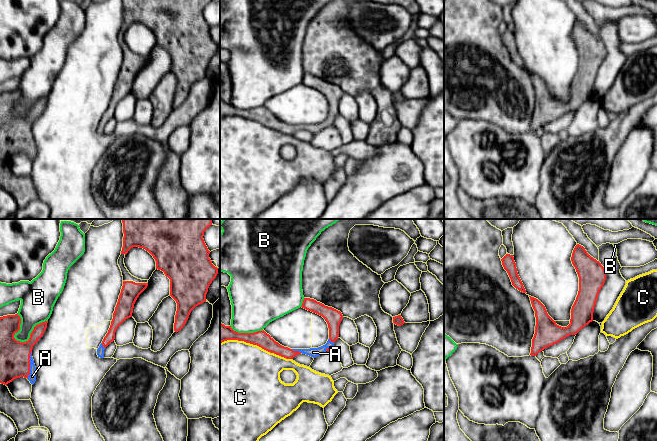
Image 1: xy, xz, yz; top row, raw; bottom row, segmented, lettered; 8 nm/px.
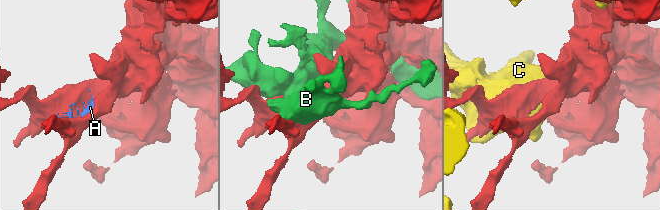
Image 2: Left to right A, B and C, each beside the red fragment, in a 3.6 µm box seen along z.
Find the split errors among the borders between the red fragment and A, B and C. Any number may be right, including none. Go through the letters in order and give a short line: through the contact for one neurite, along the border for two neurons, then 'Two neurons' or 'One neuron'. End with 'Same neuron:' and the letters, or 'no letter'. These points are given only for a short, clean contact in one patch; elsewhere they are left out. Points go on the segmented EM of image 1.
A: One neuron
B: Two neurons
C: Two neurons
Same neuron: A

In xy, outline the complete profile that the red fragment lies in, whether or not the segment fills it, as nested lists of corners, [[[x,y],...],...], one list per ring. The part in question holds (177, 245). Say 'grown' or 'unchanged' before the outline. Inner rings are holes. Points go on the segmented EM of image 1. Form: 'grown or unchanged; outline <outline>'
unchanged; outline [[[123,219],[123,247],[121,254],[127,254],[133,247],[148,251],[156,261],[156,269],[170,279],[170,296],[177,303],[174,331],[180,331],[186,324],[191,311],[206,302],[206,294],[218,274],[212,264],[203,236],[212,219]]]

